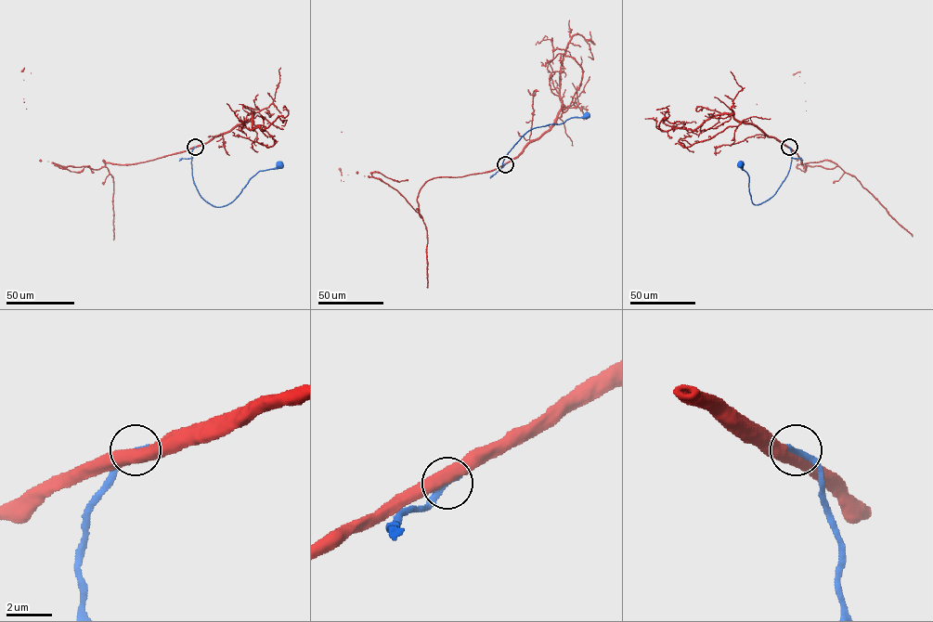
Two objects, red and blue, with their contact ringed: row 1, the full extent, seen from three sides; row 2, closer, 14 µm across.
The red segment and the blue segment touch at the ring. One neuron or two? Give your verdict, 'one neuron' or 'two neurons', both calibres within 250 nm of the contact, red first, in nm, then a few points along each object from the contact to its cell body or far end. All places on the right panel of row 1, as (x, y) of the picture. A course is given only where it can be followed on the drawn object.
one neuron | 500/360 nm | red via (789, 147), (802, 164), (828, 160), (836, 165), (804, 166), (797, 159), (805, 101), (799, 71), (793, 74) | blue via (789, 147), (791, 162), (788, 173), (776, 193), (758, 204), (752, 202), (749, 176), (740, 163)

